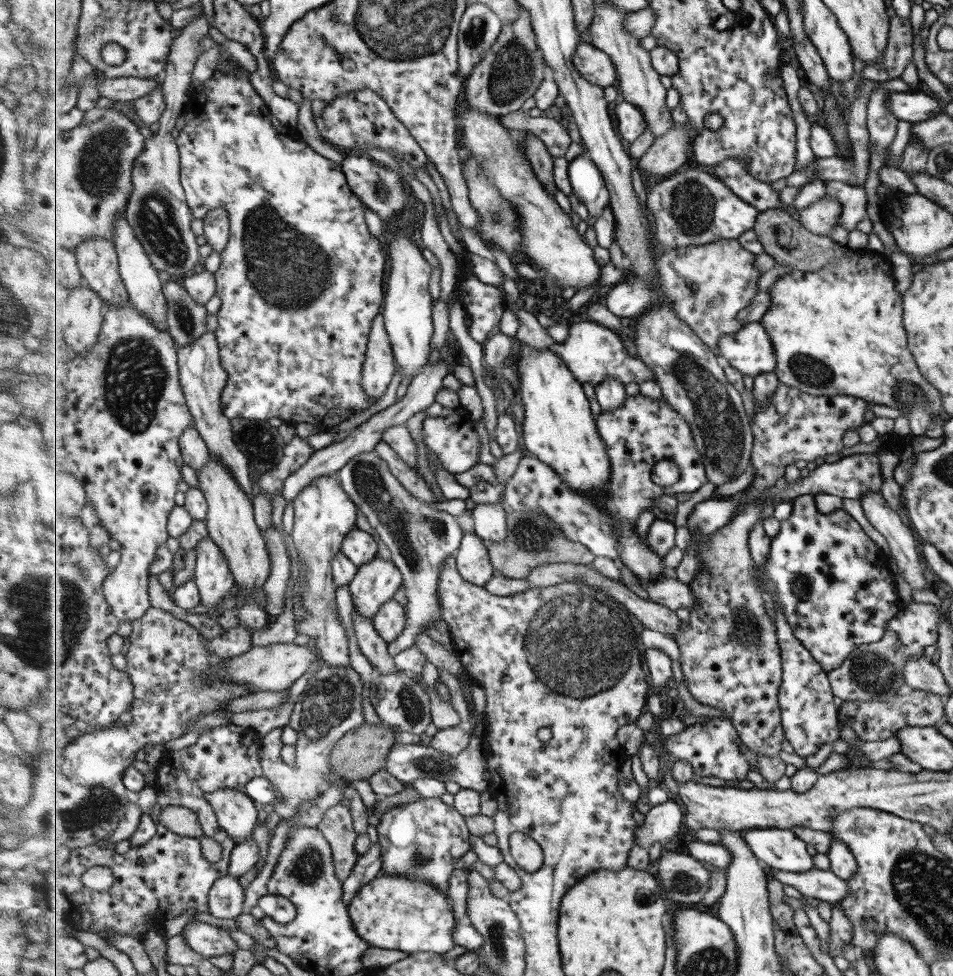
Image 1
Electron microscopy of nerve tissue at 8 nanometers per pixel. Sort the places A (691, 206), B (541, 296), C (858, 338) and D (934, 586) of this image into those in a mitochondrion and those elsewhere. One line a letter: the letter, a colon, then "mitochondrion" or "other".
A: mitochondrion
B: other
C: other
D: other

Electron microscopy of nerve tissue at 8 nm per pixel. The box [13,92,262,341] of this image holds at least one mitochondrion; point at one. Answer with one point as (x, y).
(98, 170)

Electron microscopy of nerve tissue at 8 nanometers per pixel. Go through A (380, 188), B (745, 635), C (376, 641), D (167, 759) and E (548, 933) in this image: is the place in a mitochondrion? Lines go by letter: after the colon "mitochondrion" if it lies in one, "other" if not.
A: mitochondrion
B: mitochondrion
C: other
D: other
E: other

